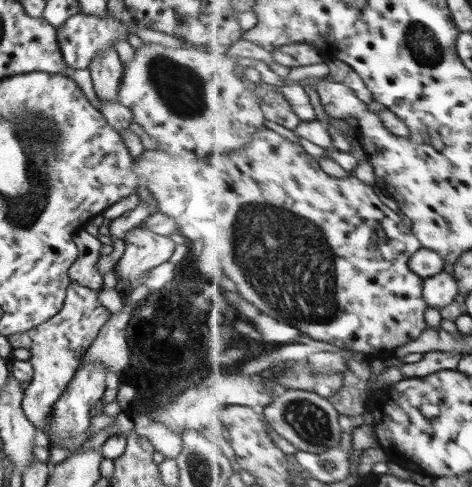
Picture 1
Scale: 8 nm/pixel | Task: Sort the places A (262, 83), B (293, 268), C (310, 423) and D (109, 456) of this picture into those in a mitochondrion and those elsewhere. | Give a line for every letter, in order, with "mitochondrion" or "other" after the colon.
A: other
B: mitochondrion
C: mitochondrion
D: other

